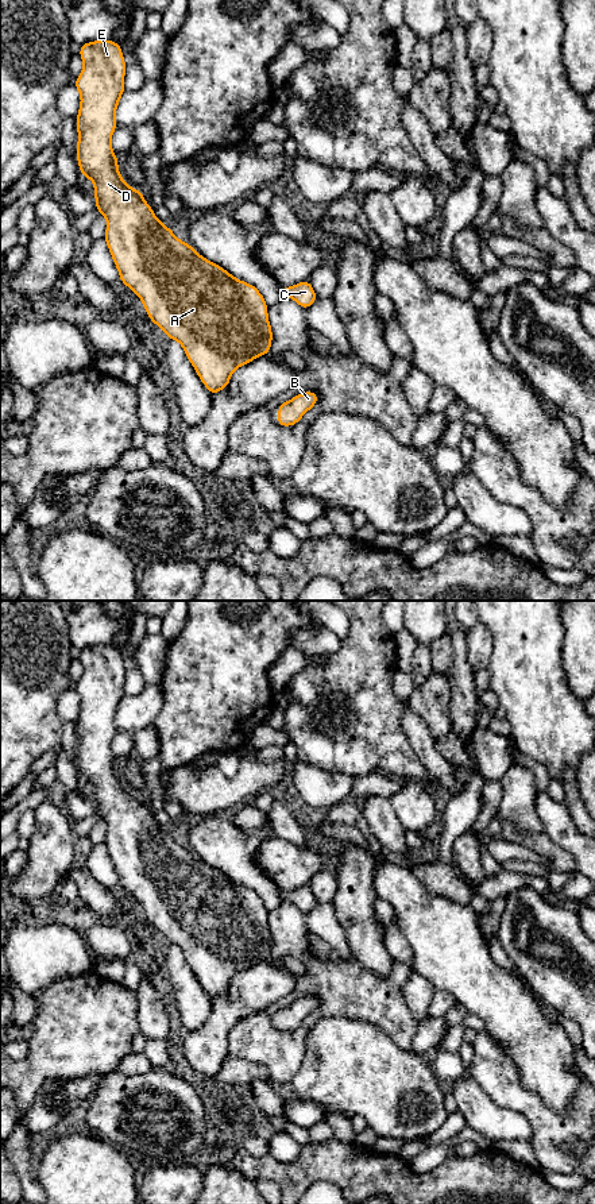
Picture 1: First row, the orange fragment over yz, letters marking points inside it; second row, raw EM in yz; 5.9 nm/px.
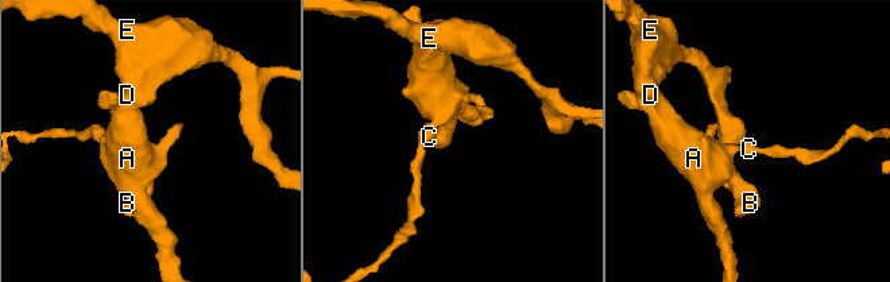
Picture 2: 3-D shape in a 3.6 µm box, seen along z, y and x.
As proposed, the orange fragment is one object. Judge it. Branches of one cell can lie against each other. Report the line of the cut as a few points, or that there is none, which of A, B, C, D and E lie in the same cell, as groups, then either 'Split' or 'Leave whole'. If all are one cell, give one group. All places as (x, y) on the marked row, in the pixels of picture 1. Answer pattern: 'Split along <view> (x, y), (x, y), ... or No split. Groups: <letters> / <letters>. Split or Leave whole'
No split. Groups: A B C D E. Leave whole

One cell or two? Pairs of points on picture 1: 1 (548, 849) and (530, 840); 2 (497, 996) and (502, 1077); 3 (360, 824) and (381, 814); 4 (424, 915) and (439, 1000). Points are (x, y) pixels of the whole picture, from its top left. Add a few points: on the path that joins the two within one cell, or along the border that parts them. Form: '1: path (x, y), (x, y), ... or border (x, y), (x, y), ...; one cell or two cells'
1: path (544, 845), (534, 841); one cell
2: border (485, 1029), (518, 1071); two cells
3: border (359, 803), (369, 830), (382, 848); two cells
4: border (435, 988), (447, 991), (456, 1002); two cells

